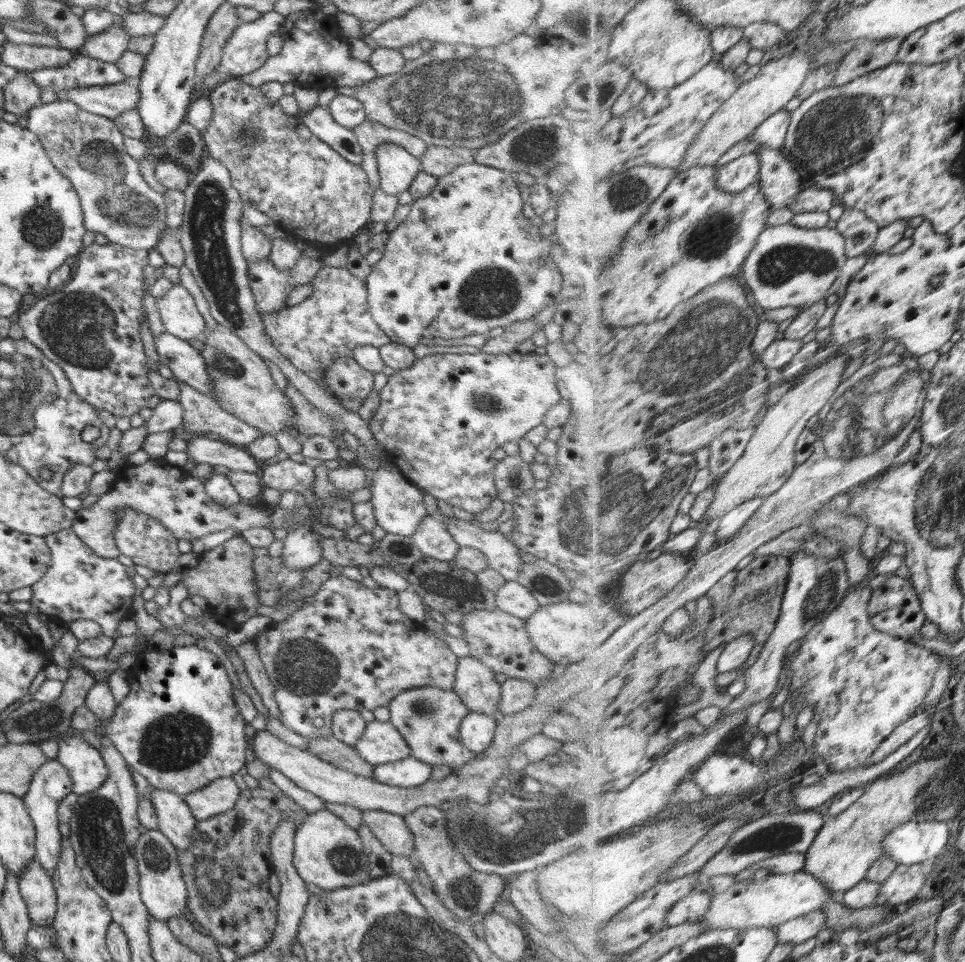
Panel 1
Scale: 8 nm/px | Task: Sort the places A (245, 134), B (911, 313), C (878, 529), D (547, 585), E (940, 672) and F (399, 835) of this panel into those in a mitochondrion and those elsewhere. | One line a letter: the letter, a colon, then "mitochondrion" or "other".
A: mitochondrion
B: other
C: other
D: mitochondrion
E: other
F: other

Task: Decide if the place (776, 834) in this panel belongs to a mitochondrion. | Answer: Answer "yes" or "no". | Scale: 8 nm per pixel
yes

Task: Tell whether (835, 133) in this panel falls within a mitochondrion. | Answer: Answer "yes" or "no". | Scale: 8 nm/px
yes

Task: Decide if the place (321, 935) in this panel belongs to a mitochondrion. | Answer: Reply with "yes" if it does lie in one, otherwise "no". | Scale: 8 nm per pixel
no

